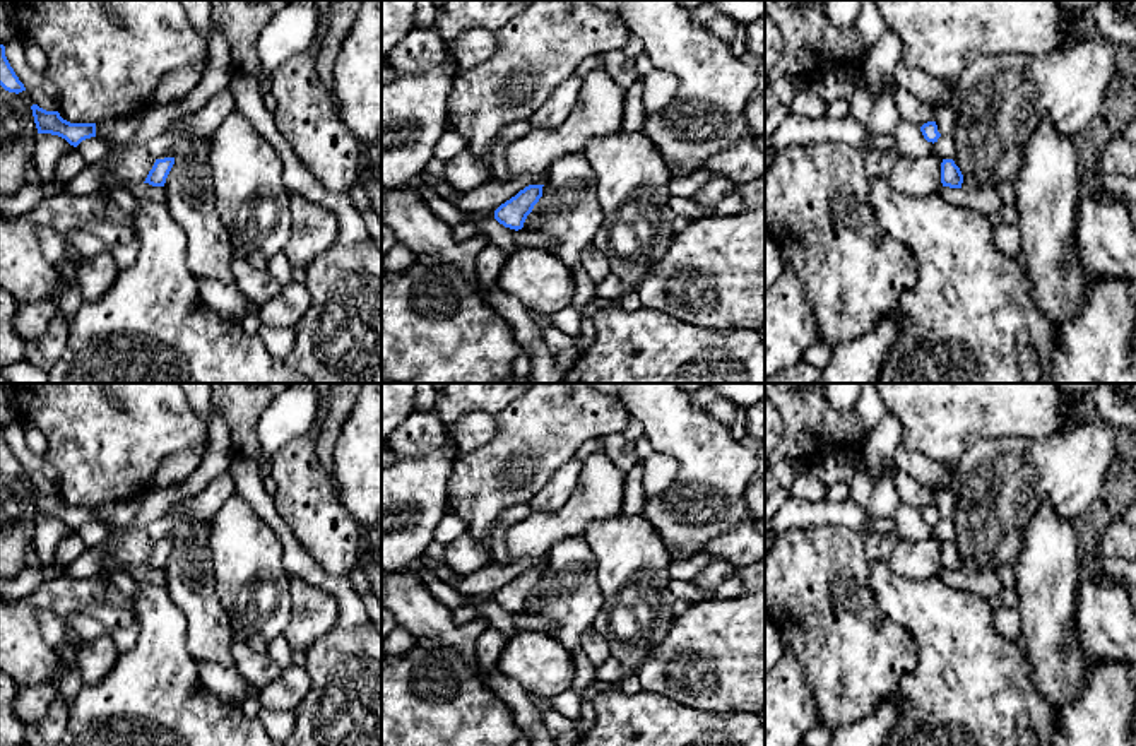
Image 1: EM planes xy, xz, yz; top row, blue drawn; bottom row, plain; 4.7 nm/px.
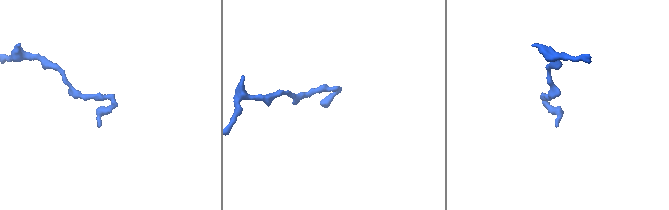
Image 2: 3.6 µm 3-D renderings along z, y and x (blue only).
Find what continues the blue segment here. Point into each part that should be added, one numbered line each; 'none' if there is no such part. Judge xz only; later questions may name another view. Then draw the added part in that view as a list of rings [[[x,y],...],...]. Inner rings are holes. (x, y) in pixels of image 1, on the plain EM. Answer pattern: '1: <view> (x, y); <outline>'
none

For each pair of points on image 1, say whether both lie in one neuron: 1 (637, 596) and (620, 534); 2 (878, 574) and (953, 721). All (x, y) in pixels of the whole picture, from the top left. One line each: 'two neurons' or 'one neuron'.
1: one neuron
2: one neuron

